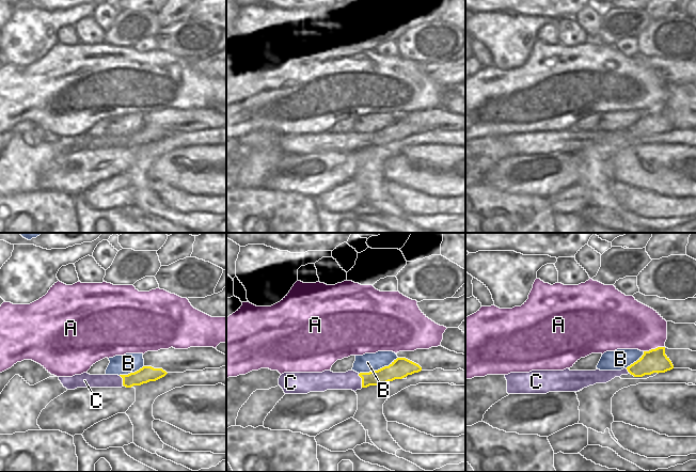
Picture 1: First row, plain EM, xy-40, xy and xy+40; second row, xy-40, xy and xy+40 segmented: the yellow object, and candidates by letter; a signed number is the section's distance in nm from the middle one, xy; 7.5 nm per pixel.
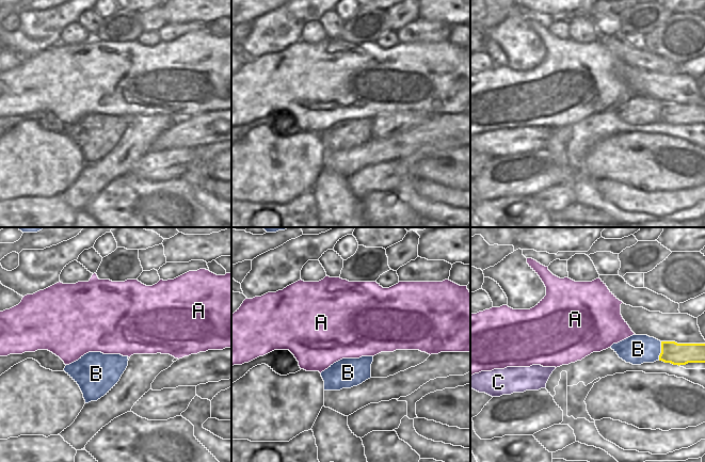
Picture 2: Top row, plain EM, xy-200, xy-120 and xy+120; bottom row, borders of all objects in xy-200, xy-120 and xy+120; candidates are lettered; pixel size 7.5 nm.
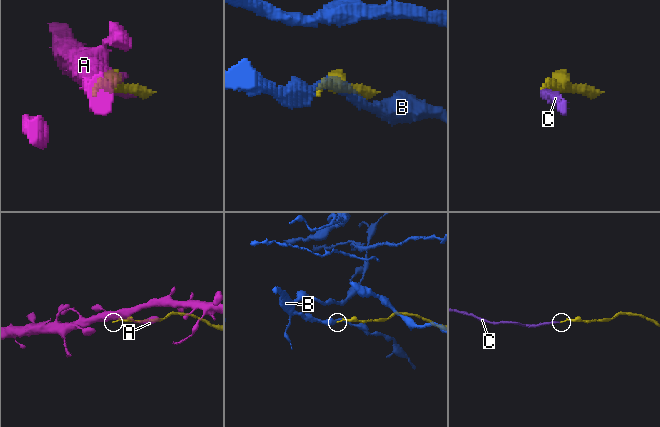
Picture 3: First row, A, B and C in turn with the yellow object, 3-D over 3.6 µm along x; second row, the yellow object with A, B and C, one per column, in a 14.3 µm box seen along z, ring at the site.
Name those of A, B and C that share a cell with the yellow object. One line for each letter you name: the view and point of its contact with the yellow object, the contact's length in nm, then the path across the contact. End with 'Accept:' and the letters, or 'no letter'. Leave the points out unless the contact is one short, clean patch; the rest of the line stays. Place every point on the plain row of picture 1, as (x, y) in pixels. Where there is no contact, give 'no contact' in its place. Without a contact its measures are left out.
C: xy (362, 141) | 110 nm | across xy (393, 132), (362, 141), (350, 141)
Accept: C

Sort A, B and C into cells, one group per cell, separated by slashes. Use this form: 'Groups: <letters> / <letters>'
Groups: A / B / C.

